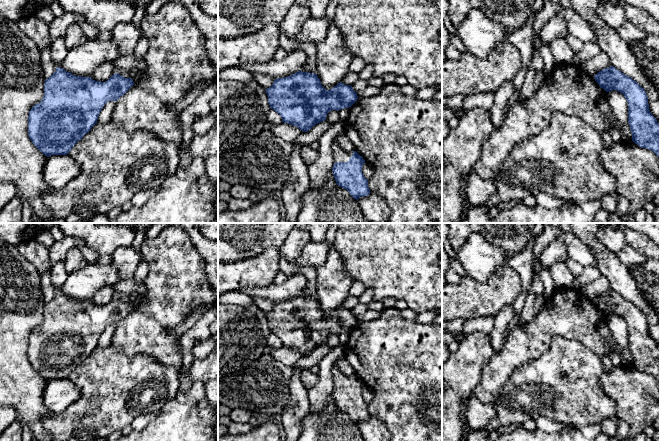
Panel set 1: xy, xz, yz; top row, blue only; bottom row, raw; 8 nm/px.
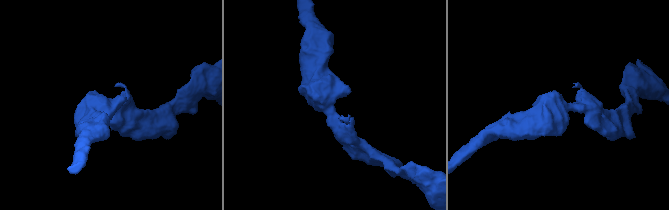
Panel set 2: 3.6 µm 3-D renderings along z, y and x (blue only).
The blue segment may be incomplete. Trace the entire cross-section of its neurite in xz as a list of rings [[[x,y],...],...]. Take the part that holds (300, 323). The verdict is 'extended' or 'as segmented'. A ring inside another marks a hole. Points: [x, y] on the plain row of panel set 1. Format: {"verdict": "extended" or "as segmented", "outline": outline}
{"verdict": "as segmented", "outline": [[[302,295],[275,303],[265,314],[270,332],[281,340],[282,346],[303,356],[325,345],[330,335],[349,332],[358,323],[352,310],[340,306],[326,314],[317,298]]]}

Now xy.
{"verdict": "as segmented", "outline": [[[57,291],[56,295],[45,304],[43,323],[29,335],[30,364],[47,381],[67,379],[97,347],[104,329],[109,325],[117,325],[133,309],[132,302],[125,302],[118,297],[112,299],[107,305],[101,306],[91,301],[75,300]]]}

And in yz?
{"verdict": "as segmented", "outline": [[[613,290],[599,295],[594,303],[606,316],[615,314],[624,319],[628,327],[628,348],[632,365],[659,381],[659,348],[649,334],[644,312]]]}

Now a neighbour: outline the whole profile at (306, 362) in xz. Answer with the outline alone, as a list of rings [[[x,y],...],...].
[[[322,345],[313,350],[309,355],[300,358],[293,366],[293,369],[309,370],[312,366],[318,365],[322,358],[330,352],[329,346]]]

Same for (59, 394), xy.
[[[68,378],[49,380],[43,393],[44,404],[53,413],[64,411],[79,396],[79,389]]]

